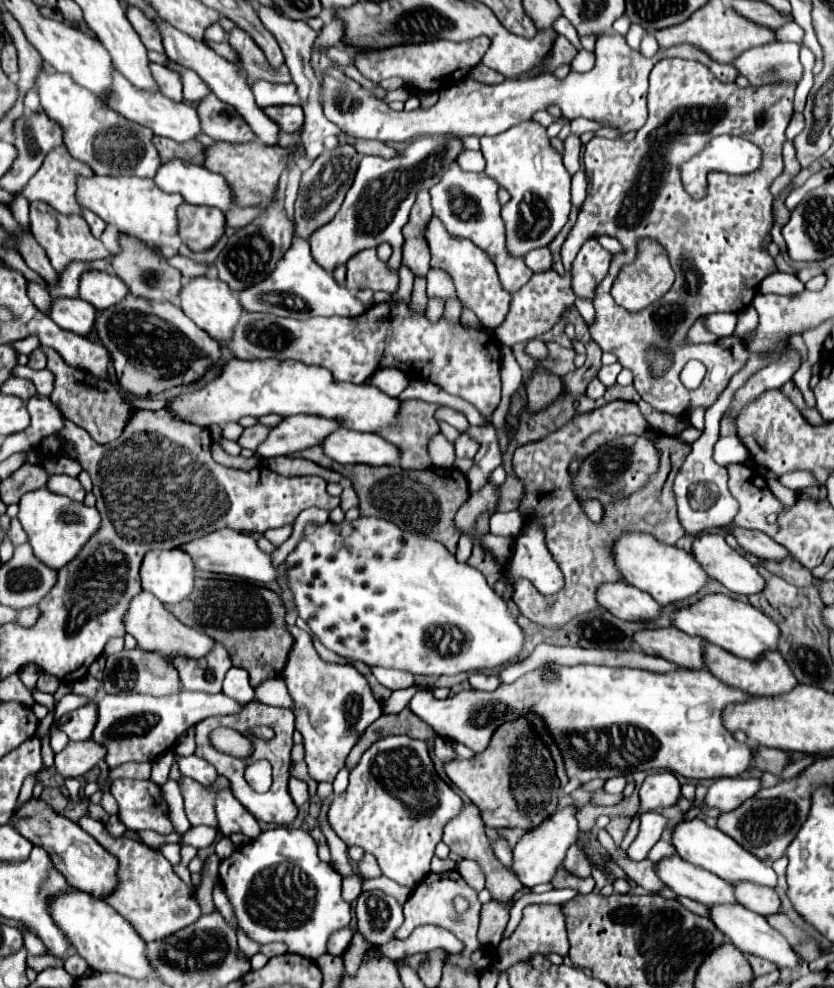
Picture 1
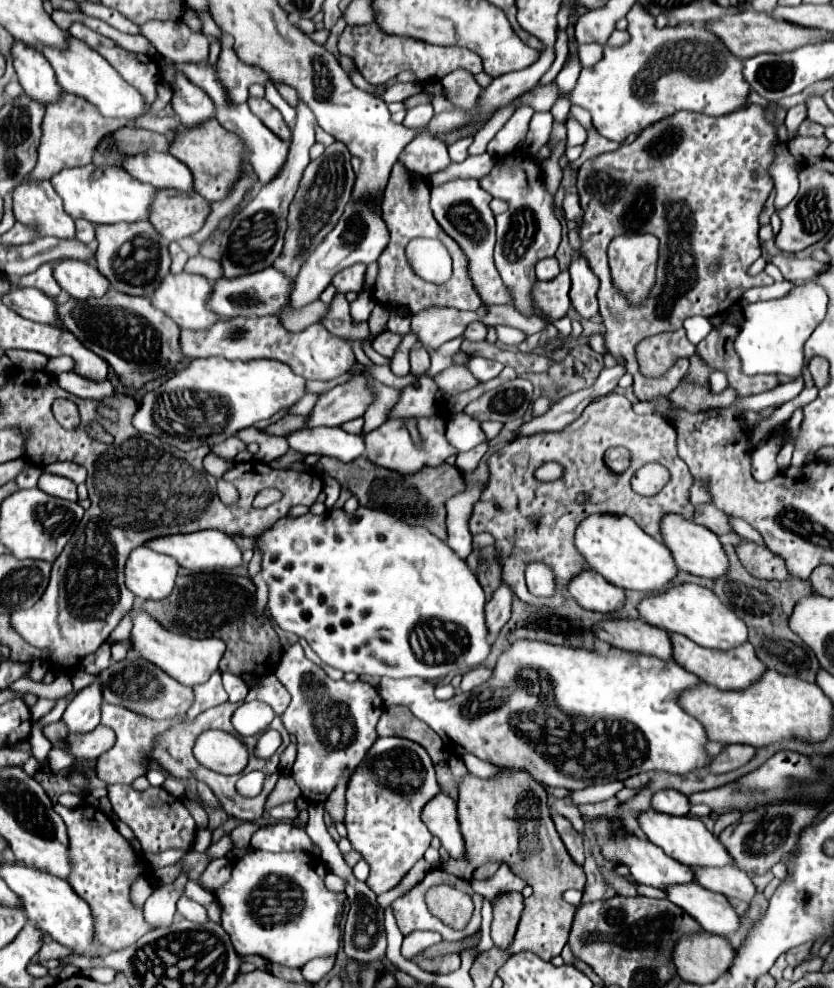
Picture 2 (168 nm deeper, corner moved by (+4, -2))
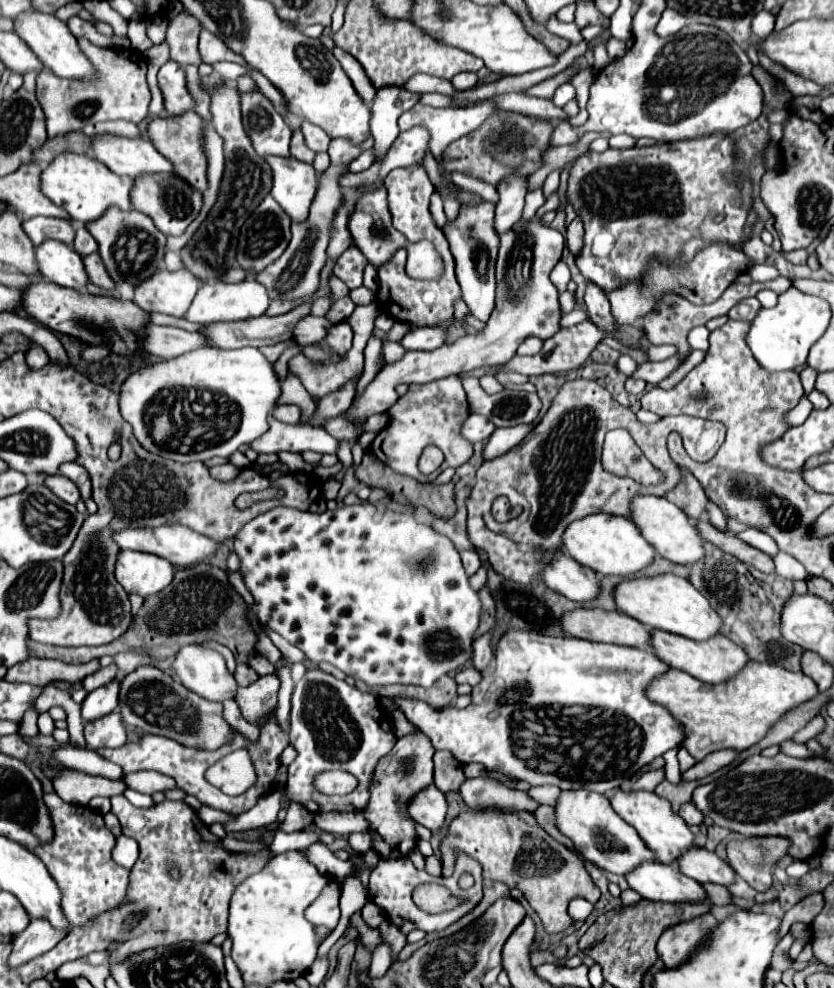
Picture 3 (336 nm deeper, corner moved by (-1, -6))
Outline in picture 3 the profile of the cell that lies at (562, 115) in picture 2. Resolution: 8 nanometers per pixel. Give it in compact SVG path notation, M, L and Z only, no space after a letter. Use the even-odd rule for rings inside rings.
M565 83L565 85L561 85L557 91L555 91L555 95L553 95L553 103L557 105L557 107L563 107L567 101L571 101L575 97L575 87L571 85L571 83Z

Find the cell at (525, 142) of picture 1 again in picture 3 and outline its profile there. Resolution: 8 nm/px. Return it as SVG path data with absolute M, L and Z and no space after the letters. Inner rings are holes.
M519 221L501 235L499 257L497 257L497 297L495 309L485 323L485 327L473 335L463 335L451 345L437 347L433 351L407 351L395 365L385 365L385 369L369 383L365 393L357 397L351 405L353 419L371 417L375 413L385 413L397 401L395 387L399 383L431 383L449 375L469 373L479 367L495 367L507 363L523 339L553 337L561 325L561 305L555 285L549 281L549 273L561 259L565 247L565 237L543 225L541 221Z

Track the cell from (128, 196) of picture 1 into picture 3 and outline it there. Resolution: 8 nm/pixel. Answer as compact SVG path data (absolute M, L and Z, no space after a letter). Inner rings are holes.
M63 153L63 155L55 157L55 161L51 161L47 169L41 171L39 187L41 187L43 195L47 195L55 205L63 207L71 219L89 223L89 221L101 217L111 205L117 205L121 209L131 209L131 201L129 201L131 185L133 185L131 177L115 175L101 161L97 161L89 155Z

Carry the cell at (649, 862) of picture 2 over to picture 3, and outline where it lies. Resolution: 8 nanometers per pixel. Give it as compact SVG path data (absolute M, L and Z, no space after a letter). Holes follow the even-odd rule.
M561 791L555 803L555 827L573 841L577 853L597 867L617 875L625 875L639 863L653 859L653 853L645 847L635 829L613 811L609 799L593 791Z

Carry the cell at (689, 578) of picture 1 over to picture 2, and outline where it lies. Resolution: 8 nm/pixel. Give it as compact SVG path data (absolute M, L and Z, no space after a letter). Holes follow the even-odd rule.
M590 515L576 529L576 549L584 555L594 571L622 589L636 589L652 595L666 589L678 575L678 567L670 555L670 549L646 535L630 517Z

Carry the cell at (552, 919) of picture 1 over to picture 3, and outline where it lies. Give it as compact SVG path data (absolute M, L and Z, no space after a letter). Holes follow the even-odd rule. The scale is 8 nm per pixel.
M465 811L457 815L447 827L447 835L441 841L442 876L449 877L455 868L456 851L467 853L483 867L483 879L513 883L529 905L539 915L547 933L561 933L573 921L567 913L567 905L575 897L587 901L599 899L599 889L585 871L583 859L571 849L551 839L533 819L531 813L499 813L499 811Z

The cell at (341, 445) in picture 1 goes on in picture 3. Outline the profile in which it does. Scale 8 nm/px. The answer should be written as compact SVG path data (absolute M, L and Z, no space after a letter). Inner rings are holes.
M271 417L269 429L263 433L263 437L251 441L249 449L257 453L279 453L279 451L335 453L337 439L331 437L321 427L309 427L301 423L289 425L289 423L281 423Z

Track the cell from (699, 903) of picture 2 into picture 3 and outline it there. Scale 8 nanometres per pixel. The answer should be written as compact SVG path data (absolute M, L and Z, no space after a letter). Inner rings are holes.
M641 863L631 875L625 875L625 879L631 889L651 901L701 901L707 895L705 889L695 879L685 877L675 863Z

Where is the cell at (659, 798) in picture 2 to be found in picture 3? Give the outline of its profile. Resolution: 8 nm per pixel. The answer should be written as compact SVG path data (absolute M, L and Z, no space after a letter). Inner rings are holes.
M685 803L681 809L679 809L679 815L687 821L689 827L693 825L701 825L703 823L703 813L697 811L697 807L693 803Z

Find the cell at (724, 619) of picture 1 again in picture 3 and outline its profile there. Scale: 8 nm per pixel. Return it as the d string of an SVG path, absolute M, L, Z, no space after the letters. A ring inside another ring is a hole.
M673 573L655 575L655 577L635 577L621 581L615 587L615 603L619 611L641 621L645 627L677 633L695 641L705 641L711 635L719 633L721 617L715 613L711 603L683 577Z

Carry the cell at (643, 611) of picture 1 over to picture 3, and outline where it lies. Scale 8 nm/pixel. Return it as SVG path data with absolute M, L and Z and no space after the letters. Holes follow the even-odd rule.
M559 549L559 555L555 555L555 559L551 559L551 567L547 567L547 571L543 571L543 583L577 601L577 603L585 603L593 597L597 597L599 593L599 579L595 575L595 571L583 567L581 563L575 563L575 559L571 559L565 551Z

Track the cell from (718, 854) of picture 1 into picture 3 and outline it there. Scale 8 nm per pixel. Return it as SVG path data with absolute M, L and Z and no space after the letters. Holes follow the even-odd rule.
M617 789L611 795L611 805L613 805L615 813L619 813L621 819L625 823L629 823L639 833L639 837L643 839L647 849L653 851L657 861L673 863L679 857L679 853L693 847L695 835L691 833L687 823L677 813L673 813L671 803L667 799L663 799L651 791L621 791L621 789Z

